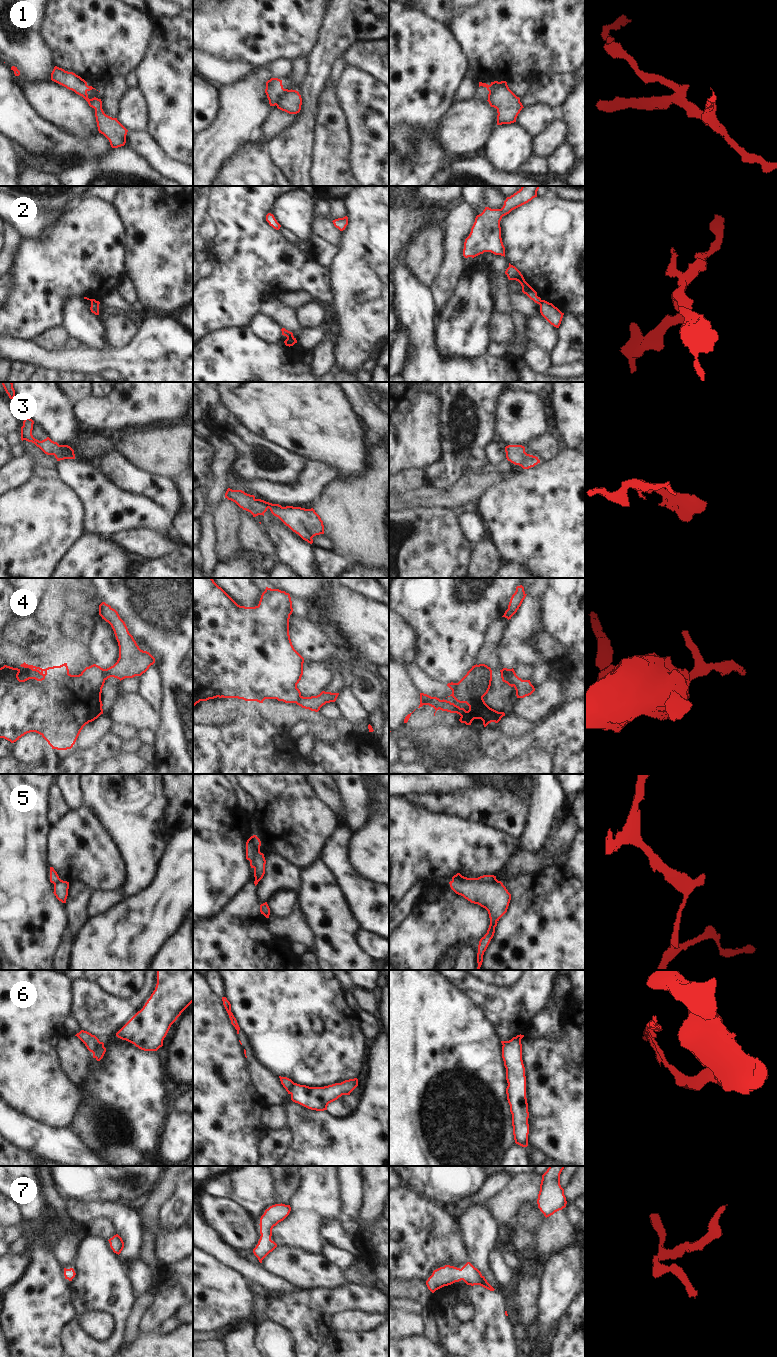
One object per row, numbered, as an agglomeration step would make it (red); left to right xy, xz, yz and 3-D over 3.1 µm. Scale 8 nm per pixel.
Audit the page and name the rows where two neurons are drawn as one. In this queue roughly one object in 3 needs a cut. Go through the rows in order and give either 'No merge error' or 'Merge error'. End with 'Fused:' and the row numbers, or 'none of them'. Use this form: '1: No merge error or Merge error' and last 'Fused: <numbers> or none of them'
1: Merge error
2: Merge error
3: No merge error
4: Merge error
5: Merge error
6: Merge error
7: No merge error
Fused: 1, 2, 4, 5, 6.

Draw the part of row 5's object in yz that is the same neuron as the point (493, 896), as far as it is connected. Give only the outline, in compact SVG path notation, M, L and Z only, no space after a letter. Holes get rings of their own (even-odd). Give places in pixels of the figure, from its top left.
M455 879L449 882L451 889L458 895L463 896L471 903L478 904L488 911L490 925L487 933L480 939L477 953L478 967L480 970L483 955L495 933L495 927L499 919L507 912L511 894L501 881L484 881L473 879L465 881Z

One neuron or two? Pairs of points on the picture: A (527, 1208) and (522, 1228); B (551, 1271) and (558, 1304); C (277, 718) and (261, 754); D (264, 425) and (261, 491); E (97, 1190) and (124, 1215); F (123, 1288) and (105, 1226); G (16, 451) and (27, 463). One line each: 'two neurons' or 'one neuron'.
A: one neuron
B: one neuron
C: two neurons
D: two neurons
E: two neurons
F: two neurons
G: two neurons

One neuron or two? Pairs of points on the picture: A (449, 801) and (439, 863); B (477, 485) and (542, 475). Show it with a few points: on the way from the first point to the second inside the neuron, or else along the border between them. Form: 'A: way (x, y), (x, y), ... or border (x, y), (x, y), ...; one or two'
A: border (424, 808), (430, 811), (459, 815), (470, 820); two
B: border (504, 479), (492, 484), (481, 495); two

